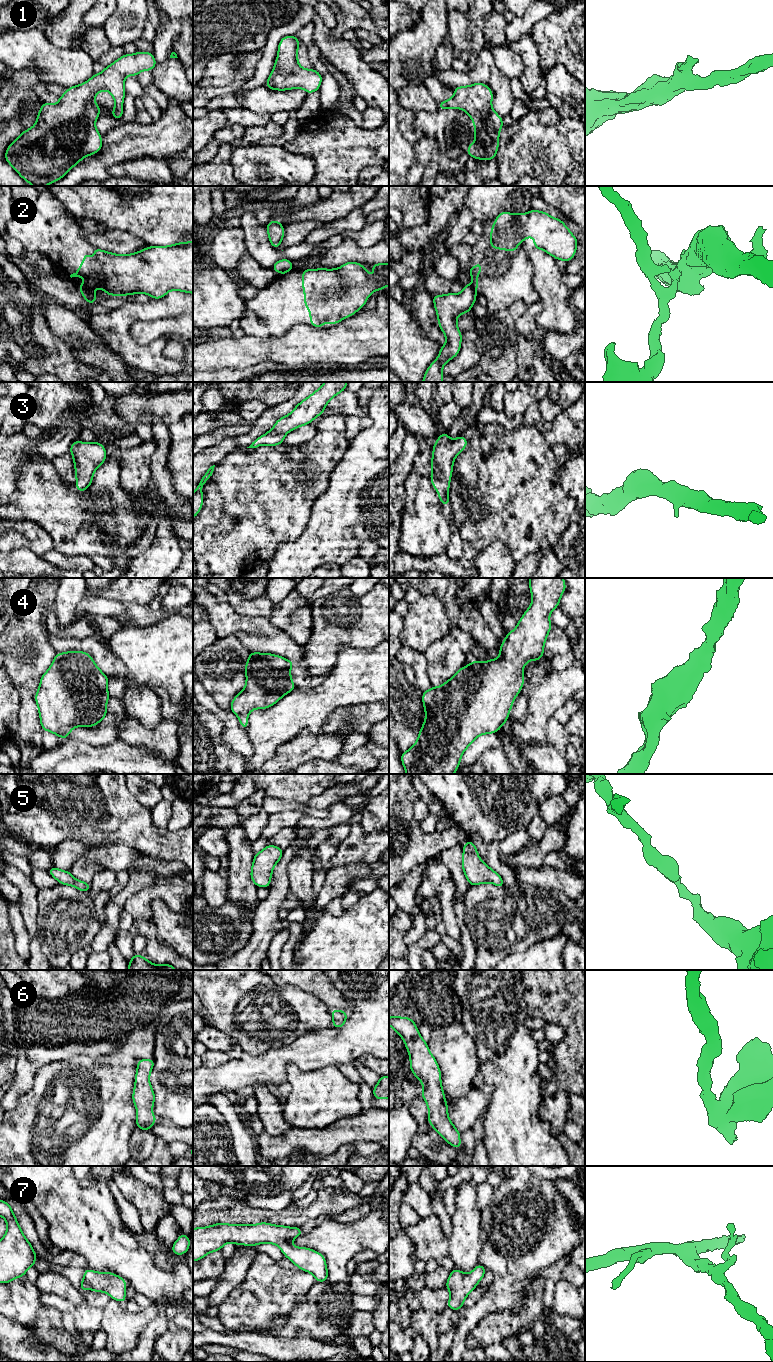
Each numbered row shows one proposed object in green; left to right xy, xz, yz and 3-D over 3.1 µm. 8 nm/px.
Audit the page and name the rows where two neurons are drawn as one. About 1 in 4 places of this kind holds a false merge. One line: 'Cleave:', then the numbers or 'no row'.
Cleave: 2

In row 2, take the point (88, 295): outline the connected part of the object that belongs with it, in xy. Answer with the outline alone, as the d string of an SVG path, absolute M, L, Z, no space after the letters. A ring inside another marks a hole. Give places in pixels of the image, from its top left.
M78 285L78 288L84 297L84 299L88 302L88 305L97 302L98 298L93 294L92 290L88 289L86 286Z

